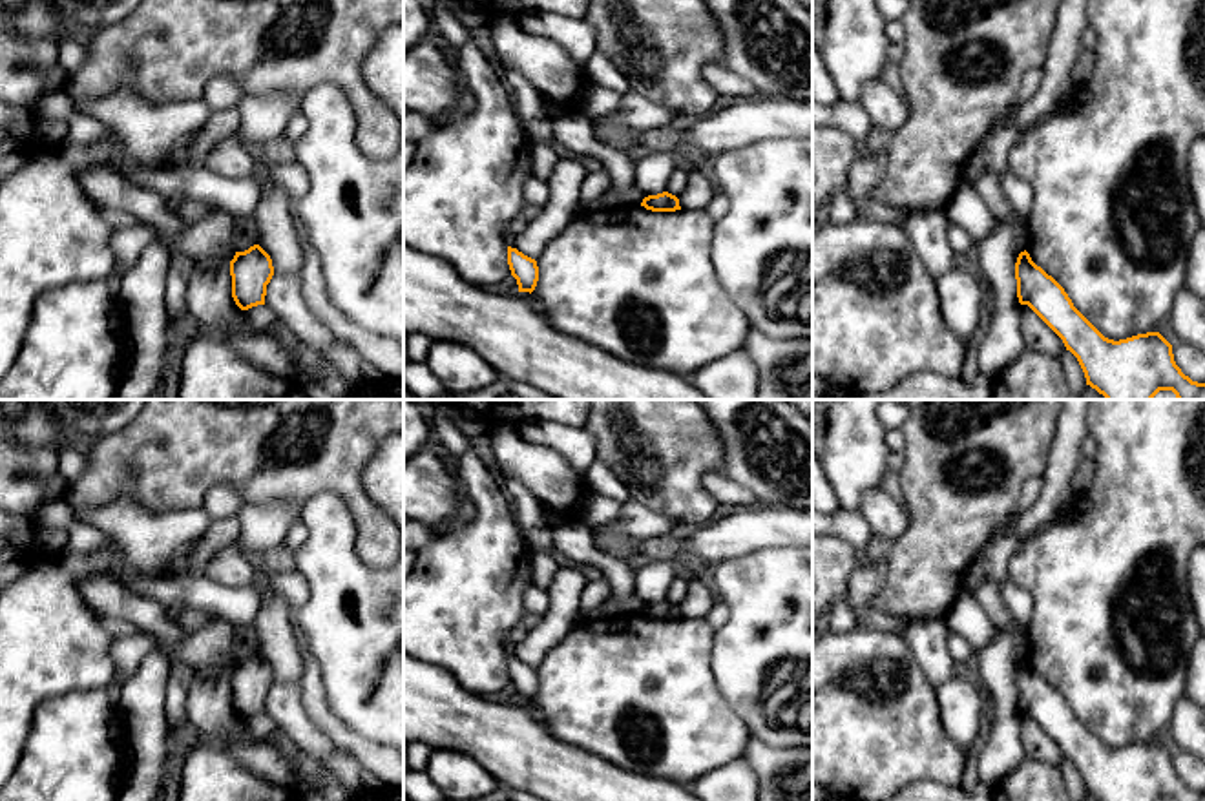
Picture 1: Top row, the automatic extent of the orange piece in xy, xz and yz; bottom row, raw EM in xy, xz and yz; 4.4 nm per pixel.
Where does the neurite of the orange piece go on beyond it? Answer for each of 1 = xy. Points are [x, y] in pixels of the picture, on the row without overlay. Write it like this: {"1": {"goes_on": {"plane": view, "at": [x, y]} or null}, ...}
{"1": {"goes_on": null}}

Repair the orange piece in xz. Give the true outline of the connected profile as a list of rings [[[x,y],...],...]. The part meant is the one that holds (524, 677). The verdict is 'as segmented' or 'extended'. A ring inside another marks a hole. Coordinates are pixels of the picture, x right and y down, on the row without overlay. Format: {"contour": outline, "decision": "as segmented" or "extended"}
{"contour": [[[508,655],[508,673],[511,684],[517,688],[519,701],[533,701],[539,690],[537,670],[524,664],[517,657]]], "decision": "as segmented"}

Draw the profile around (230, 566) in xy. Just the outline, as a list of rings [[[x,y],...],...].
[[[236,544],[225,546],[208,558],[203,577],[223,586],[246,586],[254,577],[254,558]]]

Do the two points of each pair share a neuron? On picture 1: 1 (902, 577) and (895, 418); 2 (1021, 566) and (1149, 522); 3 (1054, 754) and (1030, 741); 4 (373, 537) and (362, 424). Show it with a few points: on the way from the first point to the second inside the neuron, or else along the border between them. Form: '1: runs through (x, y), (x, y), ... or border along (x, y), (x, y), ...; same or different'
1: border along (908, 418), (901, 429); different
2: runs through (1052, 566), (1101, 566), (1118, 550); same
3: runs through (1048, 750), (1036, 741); same
4: runs through (364, 509), (351, 491), (351, 451); same

